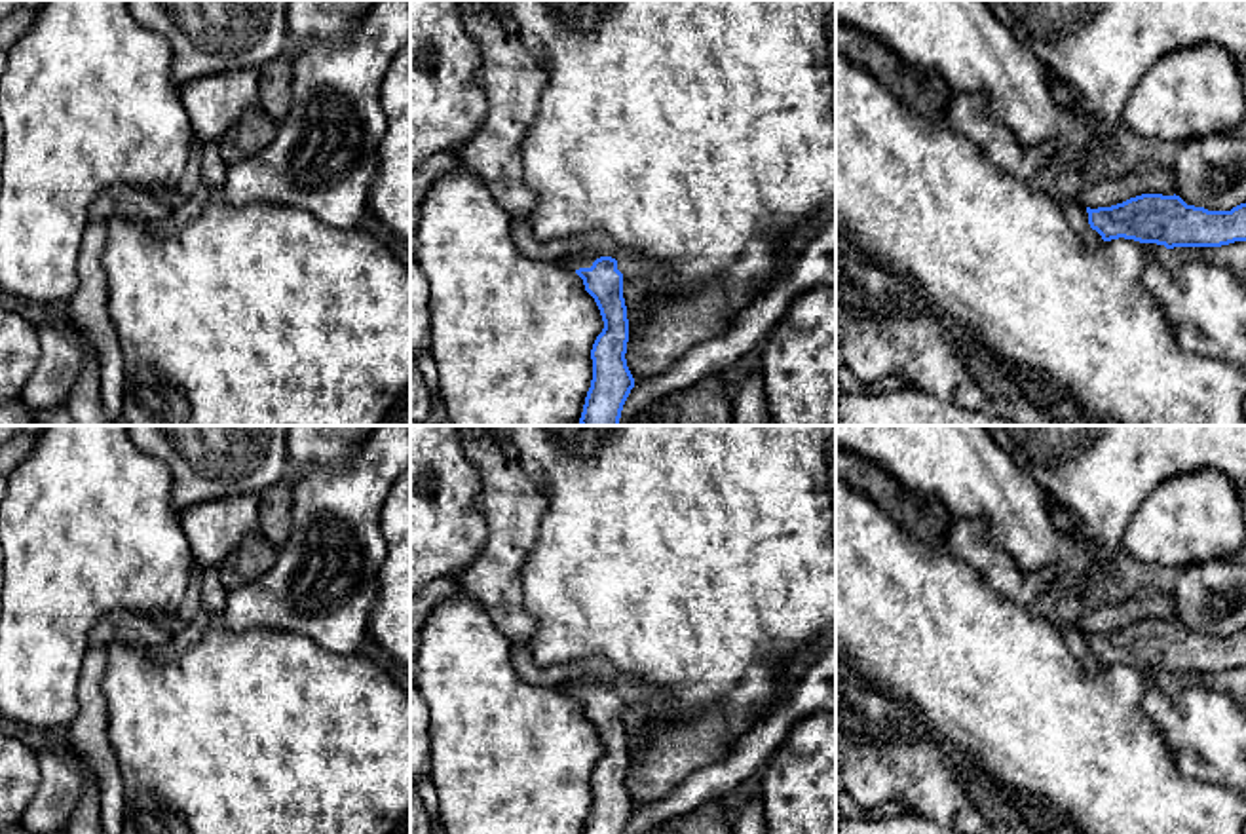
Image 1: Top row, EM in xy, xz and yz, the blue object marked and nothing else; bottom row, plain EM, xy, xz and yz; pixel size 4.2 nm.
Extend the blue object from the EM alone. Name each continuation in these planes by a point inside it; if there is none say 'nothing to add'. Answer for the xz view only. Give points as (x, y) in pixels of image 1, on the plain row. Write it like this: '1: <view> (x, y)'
1: xz (584, 684)

